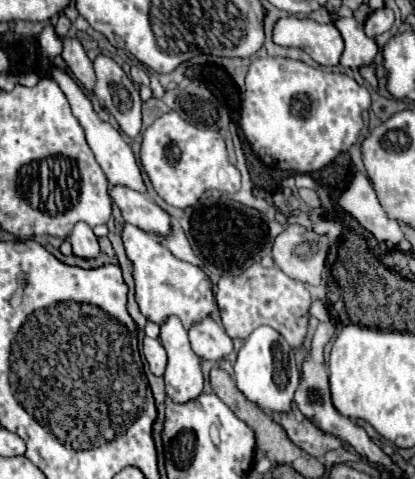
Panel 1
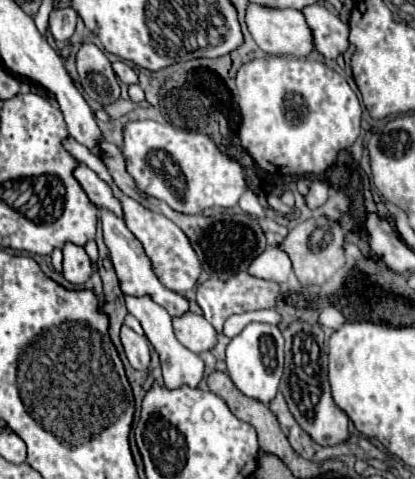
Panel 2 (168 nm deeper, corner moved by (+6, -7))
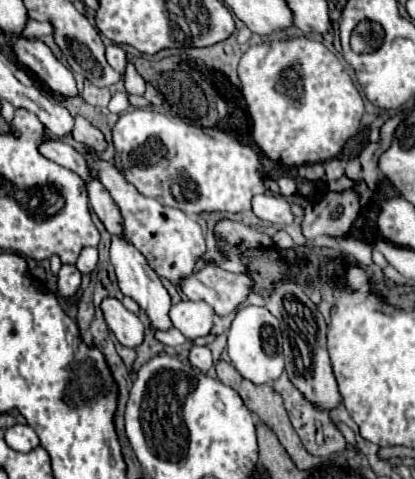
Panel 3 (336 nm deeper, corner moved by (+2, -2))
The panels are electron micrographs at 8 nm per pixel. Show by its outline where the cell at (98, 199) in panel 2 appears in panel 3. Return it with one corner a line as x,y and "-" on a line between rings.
48,138
38,146
38,152
42,156
46,156
48,160
52,160
52,162
56,162
56,164
72,170
72,172
76,172
86,182
90,182
92,176
90,176
90,170
86,166
86,162
84,162
84,156
78,150
74,150
68,142
58,140
58,138

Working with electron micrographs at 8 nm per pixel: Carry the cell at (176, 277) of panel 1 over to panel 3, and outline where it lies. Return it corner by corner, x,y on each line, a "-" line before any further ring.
94,178
88,182
86,190
88,190
88,202
94,208
96,216
104,222
106,230
110,234
122,234
122,230
118,230
118,210
114,210
114,200
110,198
104,184
98,178

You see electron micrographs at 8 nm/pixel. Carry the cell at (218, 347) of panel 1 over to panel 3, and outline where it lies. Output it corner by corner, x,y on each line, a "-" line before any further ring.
182,298
178,304
172,304
170,308
170,320
174,328
178,328
190,340
206,336
212,328
212,318
214,310
202,300
192,302

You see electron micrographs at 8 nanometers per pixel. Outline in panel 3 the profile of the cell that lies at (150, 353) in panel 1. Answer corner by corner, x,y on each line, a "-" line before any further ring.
112,296
102,298
100,310
102,310
102,316
104,316
108,328
114,332
114,336
118,338
120,344
124,344
128,348
136,348
142,342
142,338
144,338
142,322
138,320
136,314
126,310
118,298
112,298

